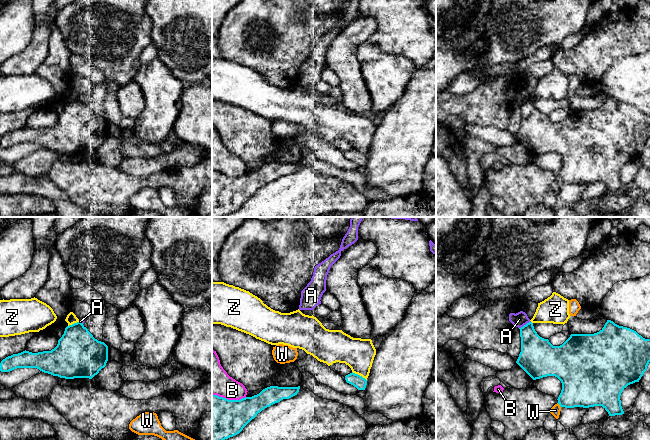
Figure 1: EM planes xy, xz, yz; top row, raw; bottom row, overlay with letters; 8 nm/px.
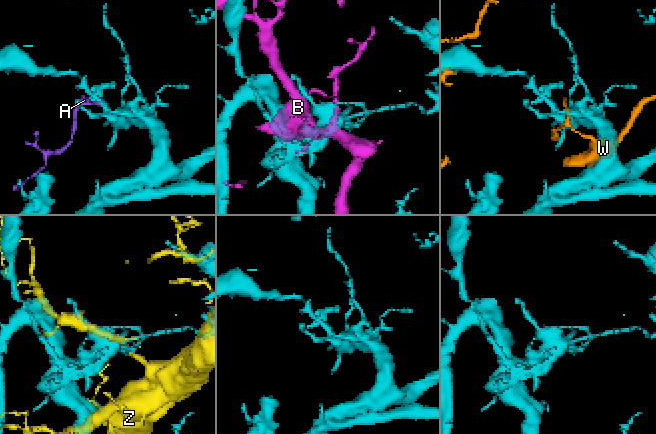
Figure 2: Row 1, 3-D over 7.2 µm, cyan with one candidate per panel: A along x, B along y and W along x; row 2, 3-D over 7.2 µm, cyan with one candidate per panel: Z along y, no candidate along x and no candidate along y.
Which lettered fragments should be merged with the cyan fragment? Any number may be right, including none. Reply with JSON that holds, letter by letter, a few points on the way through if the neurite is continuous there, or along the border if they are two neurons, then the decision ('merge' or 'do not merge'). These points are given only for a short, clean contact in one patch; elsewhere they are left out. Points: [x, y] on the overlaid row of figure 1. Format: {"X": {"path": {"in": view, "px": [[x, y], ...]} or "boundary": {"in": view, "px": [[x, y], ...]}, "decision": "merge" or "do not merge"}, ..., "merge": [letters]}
{"A": {"decision": "do not merge"}, "B": {"decision": "do not merge"}, "W": {"decision": "do not merge"}, "Z": {"decision": "do not merge"}, "merge": []}

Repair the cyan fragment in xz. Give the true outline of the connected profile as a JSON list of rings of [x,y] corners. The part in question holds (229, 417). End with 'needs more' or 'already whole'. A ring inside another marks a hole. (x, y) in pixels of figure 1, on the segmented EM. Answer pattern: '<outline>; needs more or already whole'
[[[270,386],[259,394],[245,397],[240,400],[228,400],[217,395],[212,395],[212,441],[224,441],[239,434],[243,428],[254,419],[258,413],[283,399],[289,399],[299,392],[298,387]]]; already whole

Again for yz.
[[[607,320],[604,327],[594,334],[571,334],[560,346],[553,346],[548,339],[540,337],[529,322],[520,329],[521,352],[516,363],[533,379],[555,376],[562,383],[562,390],[558,397],[560,407],[589,408],[602,406],[609,416],[622,415],[620,396],[622,391],[630,384],[639,382],[650,362],[650,339],[645,339],[636,331],[619,326]]]; already whole

